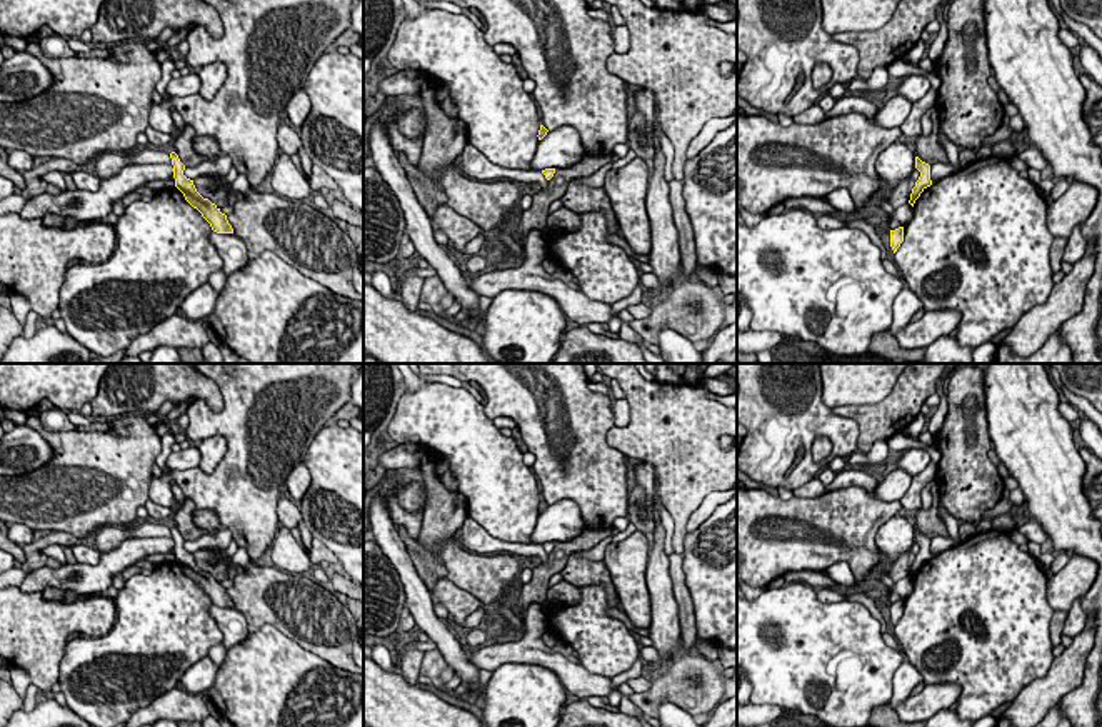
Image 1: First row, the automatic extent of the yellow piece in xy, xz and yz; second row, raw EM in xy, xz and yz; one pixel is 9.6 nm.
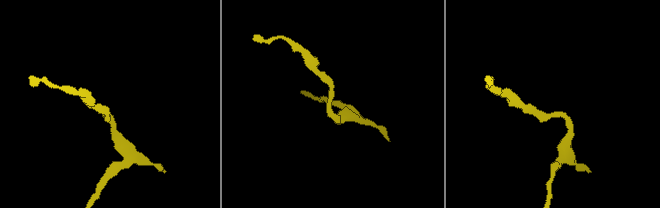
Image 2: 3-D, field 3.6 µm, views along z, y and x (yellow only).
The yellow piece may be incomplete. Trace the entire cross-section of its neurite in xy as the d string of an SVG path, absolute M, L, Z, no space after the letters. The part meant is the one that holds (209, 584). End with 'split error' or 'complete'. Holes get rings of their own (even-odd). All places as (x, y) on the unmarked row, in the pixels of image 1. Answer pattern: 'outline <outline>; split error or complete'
outline M172 525L170 532L173 539L175 560L183 567L185 574L202 587L202 590L210 597L213 605L233 607L233 602L228 597L227 589L222 587L220 582L208 572L203 572L197 565L193 554L183 549L185 539L180 535L178 529Z; complete

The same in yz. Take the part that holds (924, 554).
outline M915 530L915 542L920 545L919 554L915 555L915 560L912 562L909 577L914 580L915 574L920 570L920 567L932 559L930 554L930 539L922 535L919 530Z; complete

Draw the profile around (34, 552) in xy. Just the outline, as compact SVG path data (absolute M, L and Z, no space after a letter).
M52 532L48 535L43 535L40 539L33 539L30 544L25 544L22 550L25 552L25 562L22 564L22 570L25 574L30 574L40 567L47 565L47 557L43 555L43 550L48 545L60 545L60 547L75 547L80 544L80 539L68 532Z

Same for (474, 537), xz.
M467 517L462 522L457 532L457 537L467 550L477 552L477 554L490 554L490 552L505 550L520 559L537 557L538 562L542 564L547 564L547 559L548 559L548 554L545 552L542 545L517 544L517 542L505 542L500 539L495 539L470 517Z

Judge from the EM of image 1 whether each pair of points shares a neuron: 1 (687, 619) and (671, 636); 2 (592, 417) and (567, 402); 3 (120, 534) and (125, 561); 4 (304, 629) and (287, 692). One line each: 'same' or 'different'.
1: different
2: same
3: different
4: different

